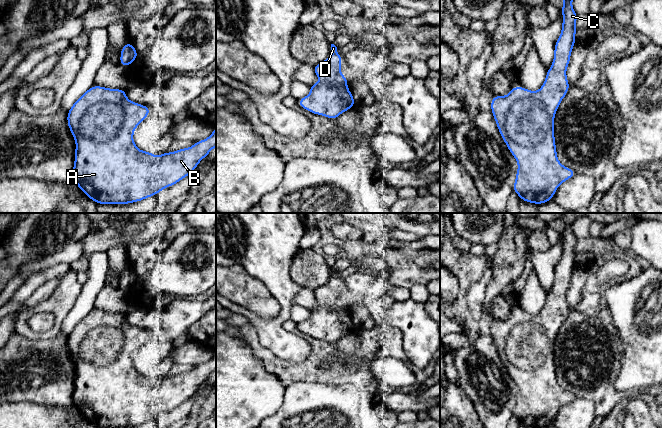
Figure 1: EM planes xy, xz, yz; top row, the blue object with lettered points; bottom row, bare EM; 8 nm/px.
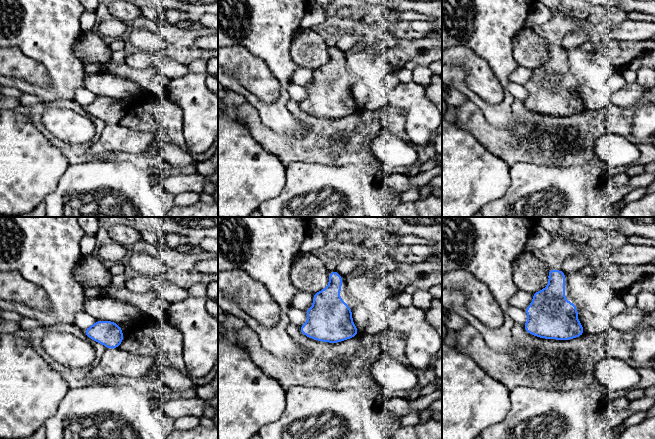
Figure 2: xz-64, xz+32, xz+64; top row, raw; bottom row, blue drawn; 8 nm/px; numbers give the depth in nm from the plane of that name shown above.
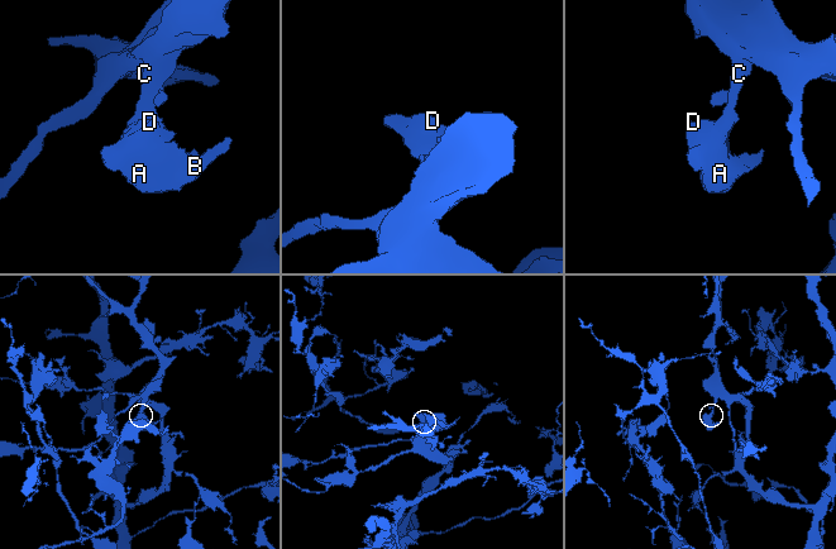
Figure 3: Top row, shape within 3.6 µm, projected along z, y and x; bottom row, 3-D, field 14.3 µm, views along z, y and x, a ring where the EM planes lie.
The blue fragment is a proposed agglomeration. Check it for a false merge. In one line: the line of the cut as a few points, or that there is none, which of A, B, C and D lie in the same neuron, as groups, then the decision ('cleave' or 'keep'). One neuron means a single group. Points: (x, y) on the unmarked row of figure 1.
cut none; groups A B C D; keep

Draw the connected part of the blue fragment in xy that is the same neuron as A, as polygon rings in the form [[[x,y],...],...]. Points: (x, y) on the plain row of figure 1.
[[[101,310],[89,312],[68,335],[68,351],[76,367],[72,395],[73,405],[88,422],[97,428],[129,428],[157,419],[161,414],[178,407],[190,399],[199,386],[216,371],[216,351],[214,351],[211,360],[194,367],[189,372],[182,372],[172,377],[166,376],[159,380],[153,379],[151,376],[141,375],[134,367],[133,357],[149,337],[149,331],[129,325],[126,315]]]

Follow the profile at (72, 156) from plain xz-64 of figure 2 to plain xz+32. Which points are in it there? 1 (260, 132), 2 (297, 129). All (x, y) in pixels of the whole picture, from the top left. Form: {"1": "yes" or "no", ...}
{"1": "yes", "2": "no"}

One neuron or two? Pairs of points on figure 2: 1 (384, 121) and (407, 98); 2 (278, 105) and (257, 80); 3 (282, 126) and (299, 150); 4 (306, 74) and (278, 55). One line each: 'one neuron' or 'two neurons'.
1: two neurons
2: two neurons
3: two neurons
4: two neurons

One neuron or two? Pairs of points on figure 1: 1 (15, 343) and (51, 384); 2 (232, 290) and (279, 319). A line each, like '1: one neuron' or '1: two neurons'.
1: one neuron
2: two neurons

